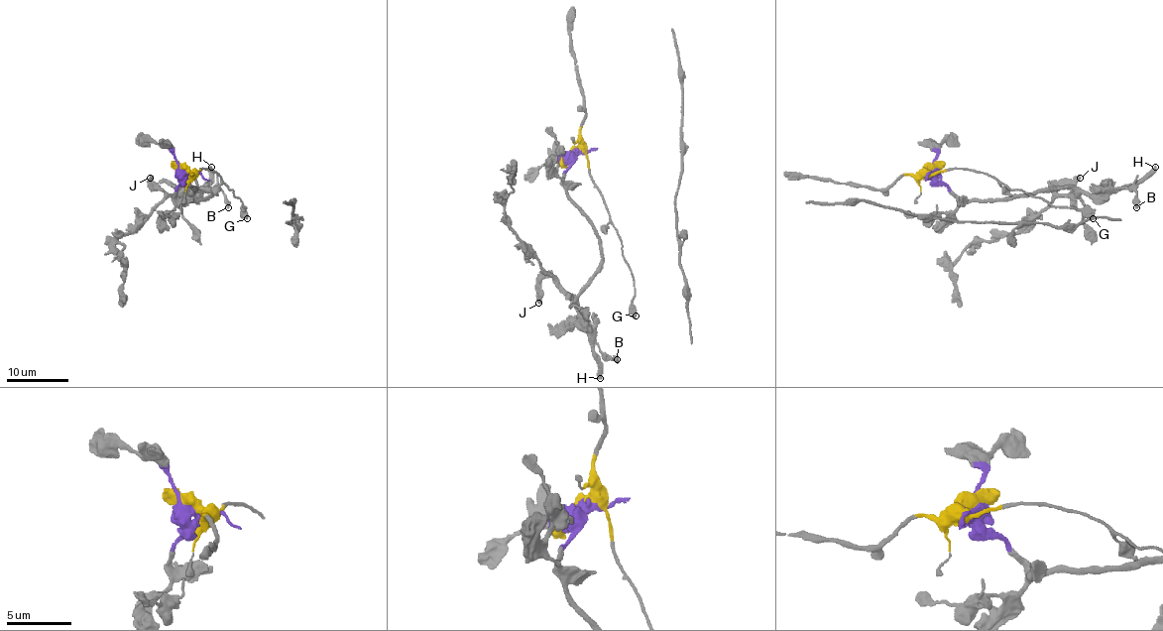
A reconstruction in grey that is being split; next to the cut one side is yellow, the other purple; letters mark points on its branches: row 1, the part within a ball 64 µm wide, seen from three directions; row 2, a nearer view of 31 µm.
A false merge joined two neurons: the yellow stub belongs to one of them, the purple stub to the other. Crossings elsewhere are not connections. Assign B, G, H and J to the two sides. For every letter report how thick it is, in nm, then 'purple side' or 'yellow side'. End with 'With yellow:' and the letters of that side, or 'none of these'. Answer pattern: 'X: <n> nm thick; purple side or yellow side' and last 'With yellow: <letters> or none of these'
B: 420 nm thick; purple side
G: 600 nm thick; yellow side
H: 480 nm thick; purple side
J: 500 nm thick; purple side
With yellow: G

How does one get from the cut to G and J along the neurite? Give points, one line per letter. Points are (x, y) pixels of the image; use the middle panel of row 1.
G: (574, 154), (586, 155), (591, 181), (619, 235), (625, 263), (633, 275), (632, 310), (636, 315)
J: (574, 154), (564, 174), (567, 198), (592, 227), (602, 264), (577, 294), (544, 277), (537, 304)

